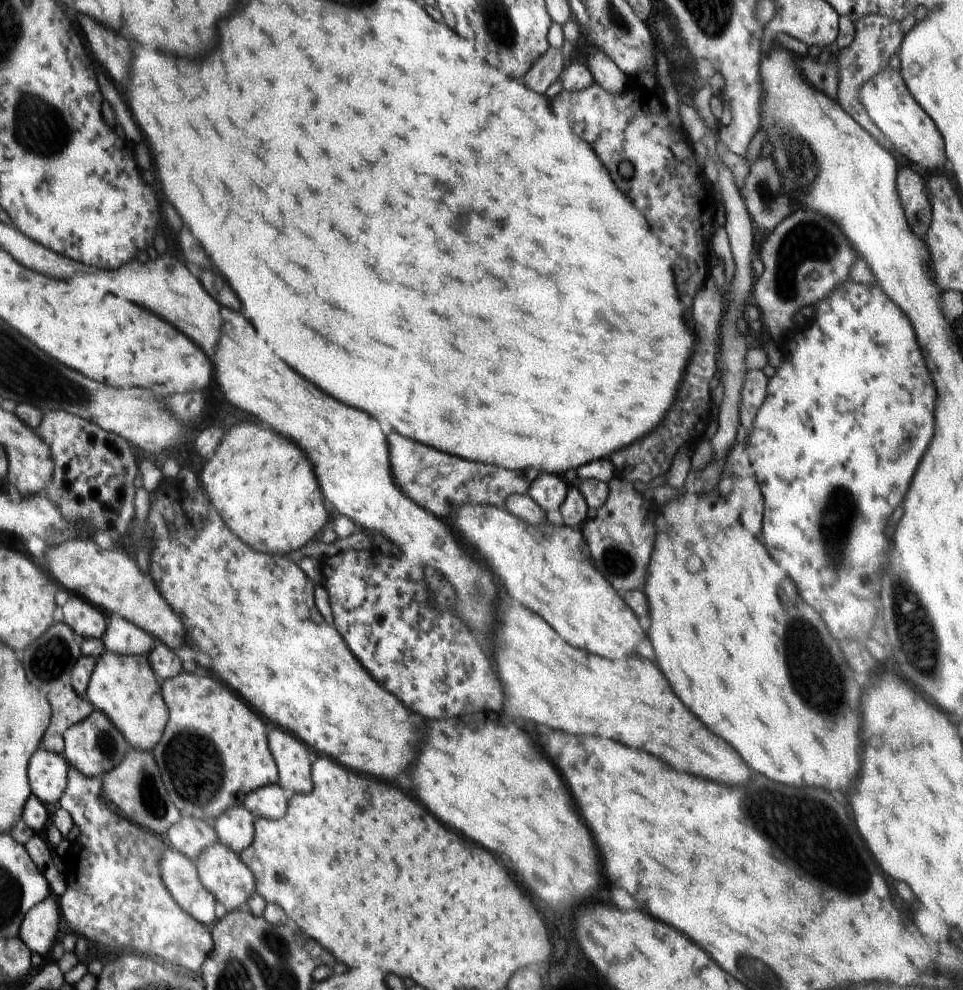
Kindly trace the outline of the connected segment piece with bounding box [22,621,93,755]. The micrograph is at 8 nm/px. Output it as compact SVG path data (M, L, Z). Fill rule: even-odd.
M60 621L58 624L53 624L40 638L42 640L34 640L34 644L30 644L30 648L26 648L22 660L26 660L26 668L30 668L30 680L34 680L34 684L38 684L38 688L42 686L42 692L46 692L49 703L52 705L53 718L50 720L49 728L45 732L41 745L48 752L62 755L64 753L64 732L73 724L78 724L90 716L93 704L90 704L90 701L85 698L80 698L72 688L72 669L82 655L81 642L73 628Z

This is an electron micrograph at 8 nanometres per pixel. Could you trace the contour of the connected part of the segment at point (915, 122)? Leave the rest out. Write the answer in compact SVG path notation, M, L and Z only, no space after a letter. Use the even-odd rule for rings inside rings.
M888 65L875 79L868 80L860 88L860 102L870 116L870 120L878 126L898 154L902 154L904 158L925 168L928 172L934 173L934 168L942 170L946 162L946 154L944 154L944 142L940 144L942 140L940 132L936 124L930 120L930 116L925 114L920 104L908 92L899 70L894 70Z

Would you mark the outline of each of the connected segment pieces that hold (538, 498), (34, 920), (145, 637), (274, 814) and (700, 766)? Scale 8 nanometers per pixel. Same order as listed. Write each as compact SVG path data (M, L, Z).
M539 473L528 490L530 498L542 508L546 520L554 526L562 526L560 507L568 496L570 484L561 475Z
M49 895L30 910L26 916L19 937L30 952L49 958L56 943L60 926L59 904L56 896Z
M110 615L109 630L104 635L104 646L108 652L127 655L147 655L154 650L151 634L139 626L124 620L122 616Z
M279 784L258 788L244 797L244 806L255 818L278 820L286 816L287 796Z
M508 596L502 598L502 624L498 628L496 636L496 660L500 666L500 680L504 686L504 700L506 708L504 714L512 718L526 718L532 722L546 724L554 730L570 732L570 734L594 734L604 736L610 740L618 740L626 746L644 750L652 756L658 756L668 766L672 766L676 772L694 774L724 786L738 786L746 784L750 780L750 768L740 760L740 756L714 736L672 692L666 676L648 660L632 658L630 662L612 662L594 654L588 654L584 650L572 648L566 644L556 632L540 618L534 616L528 608L522 608L522 604L510 600Z

